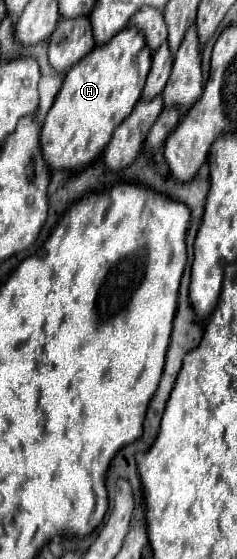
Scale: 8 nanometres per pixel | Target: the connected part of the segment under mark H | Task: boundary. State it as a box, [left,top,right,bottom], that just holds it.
[41,28,151,170]

